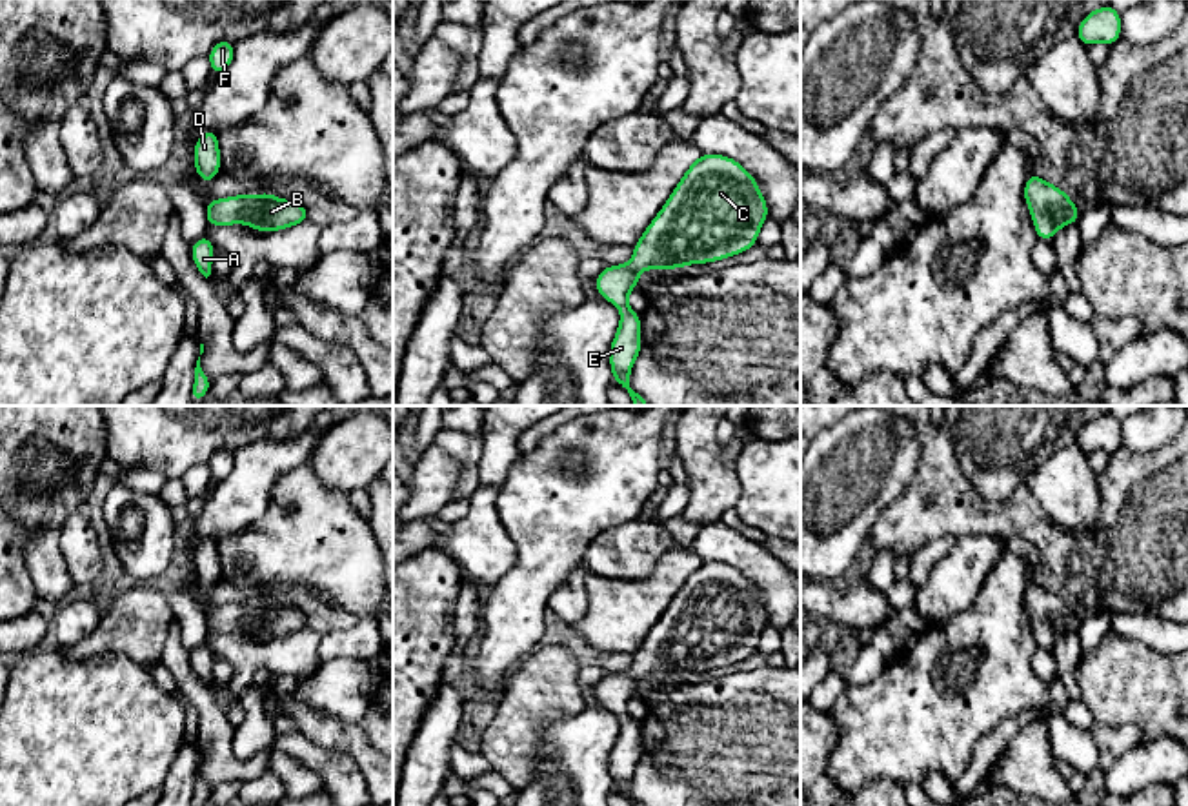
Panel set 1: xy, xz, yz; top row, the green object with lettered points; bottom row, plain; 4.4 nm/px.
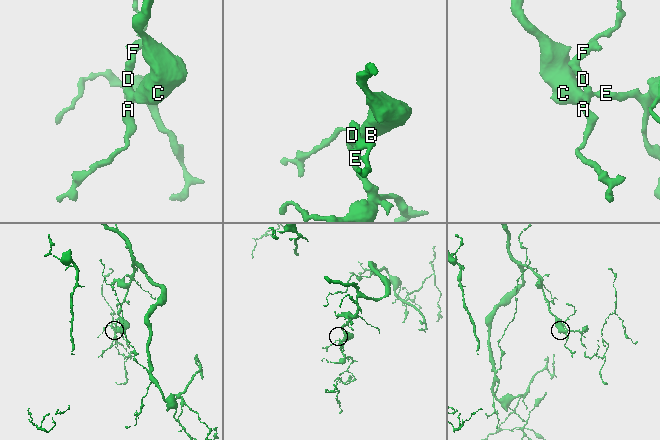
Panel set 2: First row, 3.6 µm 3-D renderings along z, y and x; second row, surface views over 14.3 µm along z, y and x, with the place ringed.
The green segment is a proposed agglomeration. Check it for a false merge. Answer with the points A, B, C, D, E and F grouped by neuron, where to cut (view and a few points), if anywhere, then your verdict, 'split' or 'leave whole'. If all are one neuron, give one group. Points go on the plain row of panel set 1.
A B C D E F | no cut | leave whole

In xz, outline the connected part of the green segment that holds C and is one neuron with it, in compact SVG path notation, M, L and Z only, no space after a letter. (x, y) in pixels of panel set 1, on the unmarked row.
M717 560L697 564L633 653L631 670L606 673L595 684L600 706L620 719L609 753L613 791L626 795L631 806L642 806L629 795L629 779L642 757L640 722L628 711L639 682L644 677L680 677L744 660L757 651L768 624L760 595L744 573Z

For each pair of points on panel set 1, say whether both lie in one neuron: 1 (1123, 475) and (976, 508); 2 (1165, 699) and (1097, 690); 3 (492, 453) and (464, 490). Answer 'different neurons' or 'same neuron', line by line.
1: same neuron
2: same neuron
3: different neurons

